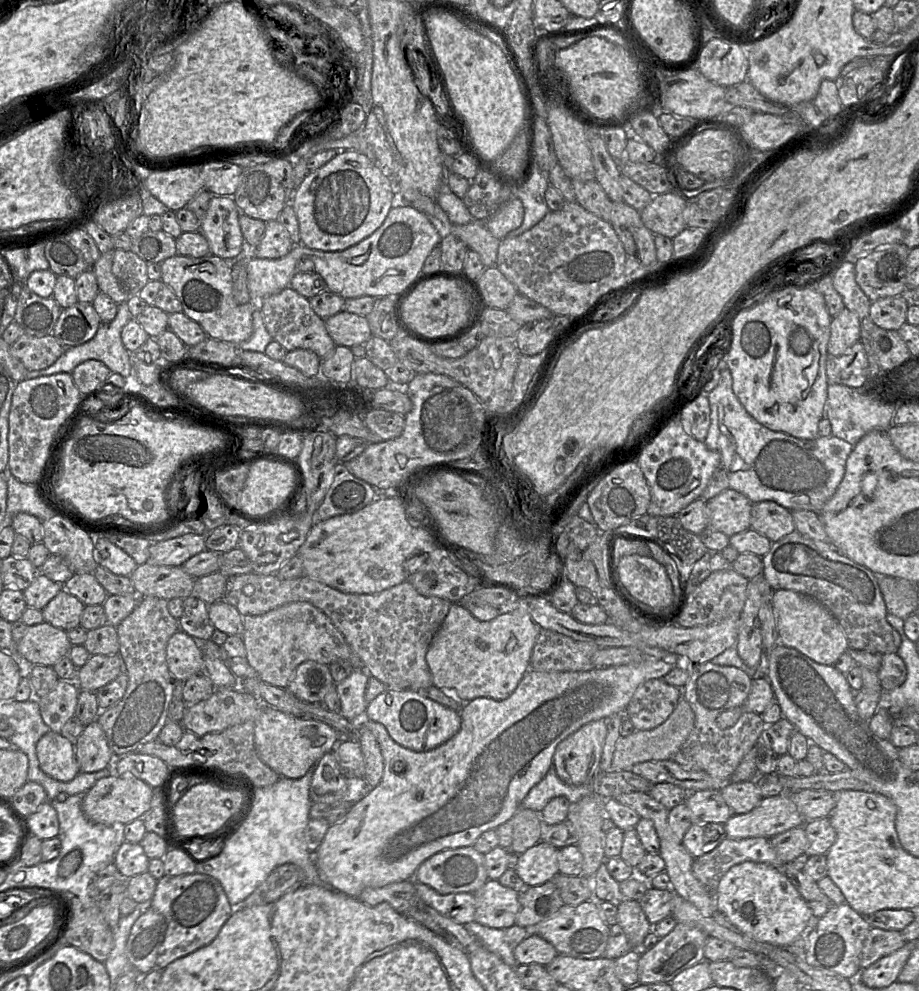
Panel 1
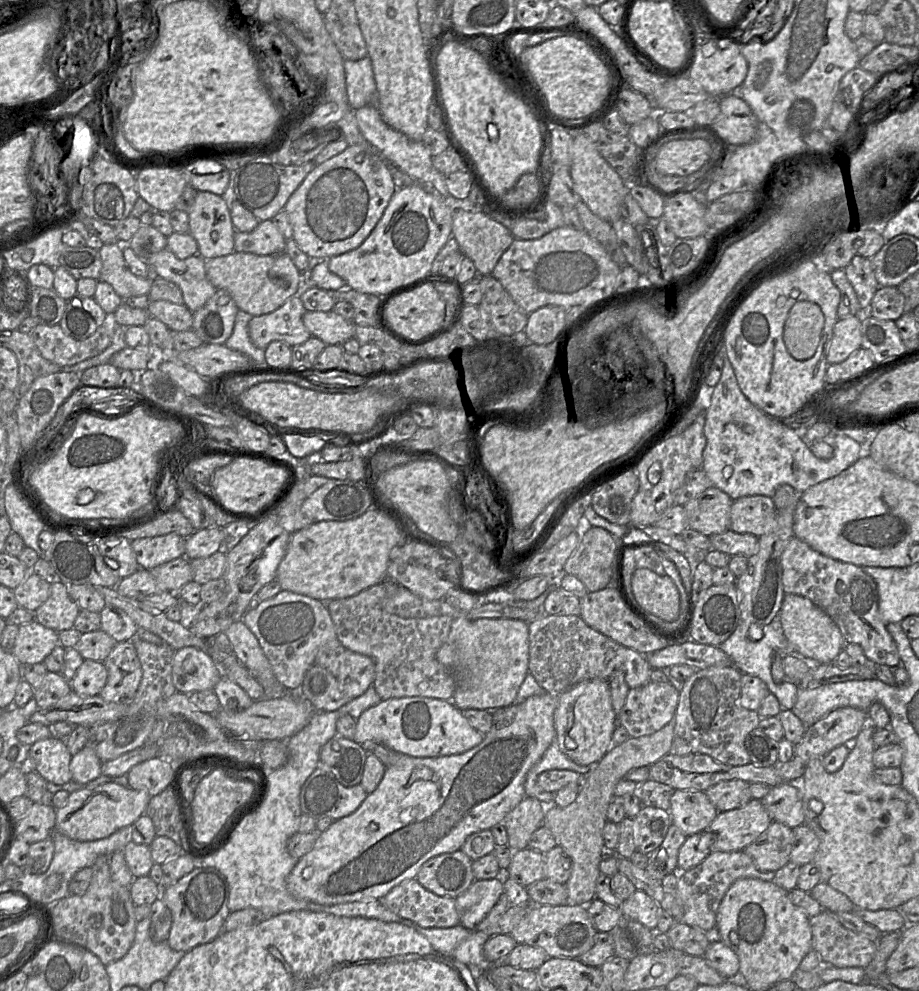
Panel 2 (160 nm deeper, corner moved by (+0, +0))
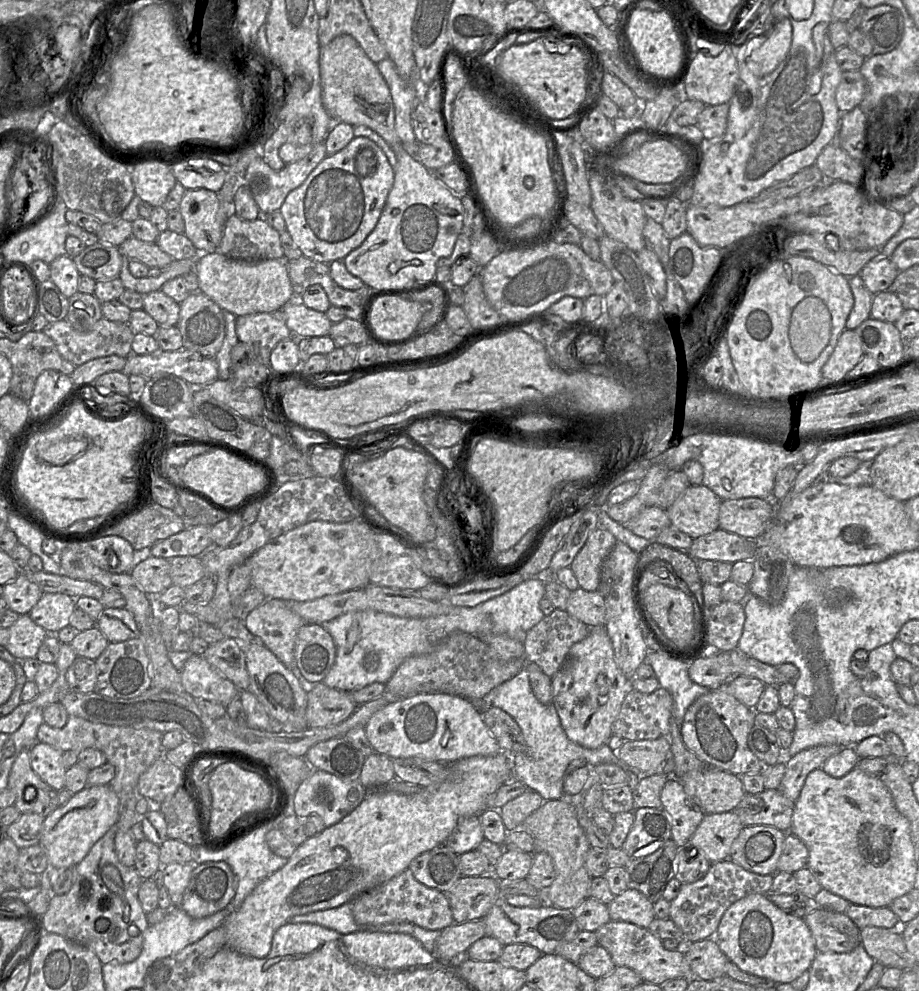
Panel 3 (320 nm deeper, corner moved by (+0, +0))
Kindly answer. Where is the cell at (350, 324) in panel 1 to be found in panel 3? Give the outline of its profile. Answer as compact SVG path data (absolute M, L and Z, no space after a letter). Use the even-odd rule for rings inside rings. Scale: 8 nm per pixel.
M294 296L282 310L286 325L295 338L329 335L333 323L326 313L308 308L301 301L301 296Z

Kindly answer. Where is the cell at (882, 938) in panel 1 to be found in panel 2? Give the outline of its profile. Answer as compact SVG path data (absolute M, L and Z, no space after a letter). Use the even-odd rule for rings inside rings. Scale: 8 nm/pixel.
M822 910L818 915L810 917L812 931L812 948L820 955L823 965L837 968L866 968L872 961L877 950L877 942L845 928L837 919L835 913Z

